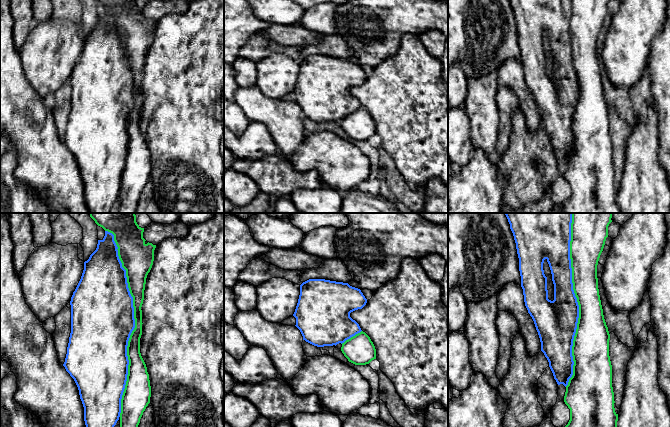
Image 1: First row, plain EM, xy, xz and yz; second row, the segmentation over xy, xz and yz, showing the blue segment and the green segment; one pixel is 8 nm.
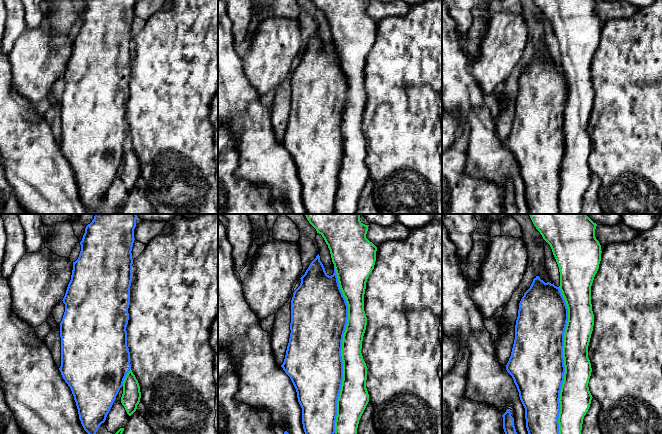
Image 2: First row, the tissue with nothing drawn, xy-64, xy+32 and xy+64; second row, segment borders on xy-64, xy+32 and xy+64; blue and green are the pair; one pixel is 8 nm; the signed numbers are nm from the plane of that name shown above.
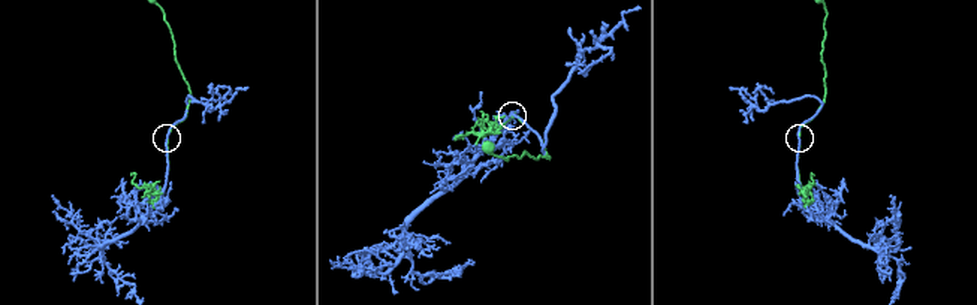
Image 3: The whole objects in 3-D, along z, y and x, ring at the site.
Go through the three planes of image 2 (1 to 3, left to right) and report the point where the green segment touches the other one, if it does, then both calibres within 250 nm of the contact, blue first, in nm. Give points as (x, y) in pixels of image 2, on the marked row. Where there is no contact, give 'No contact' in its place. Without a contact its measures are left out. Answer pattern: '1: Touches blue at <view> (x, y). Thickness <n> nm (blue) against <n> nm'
1: Touches blue at xy-64 (125, 376). Thickness 500 nm (blue) against 150 nm
2: Touches blue at xy+32 (340, 350). Thickness 460 nm (blue) against 190 nm
3: Touches blue at xy+64 (563, 360). Thickness 440 nm (blue) against 220 nm

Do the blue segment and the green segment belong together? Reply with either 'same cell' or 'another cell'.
same cell

